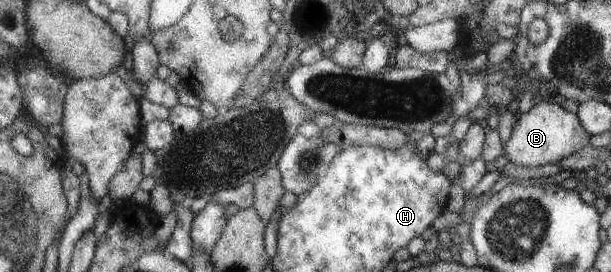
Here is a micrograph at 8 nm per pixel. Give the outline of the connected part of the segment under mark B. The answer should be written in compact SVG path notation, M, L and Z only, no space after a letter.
M556 98L541 100L514 121L509 139L502 143L501 153L513 165L537 167L565 159L587 144L589 138L590 135L581 129L577 115L563 109L560 101Z

